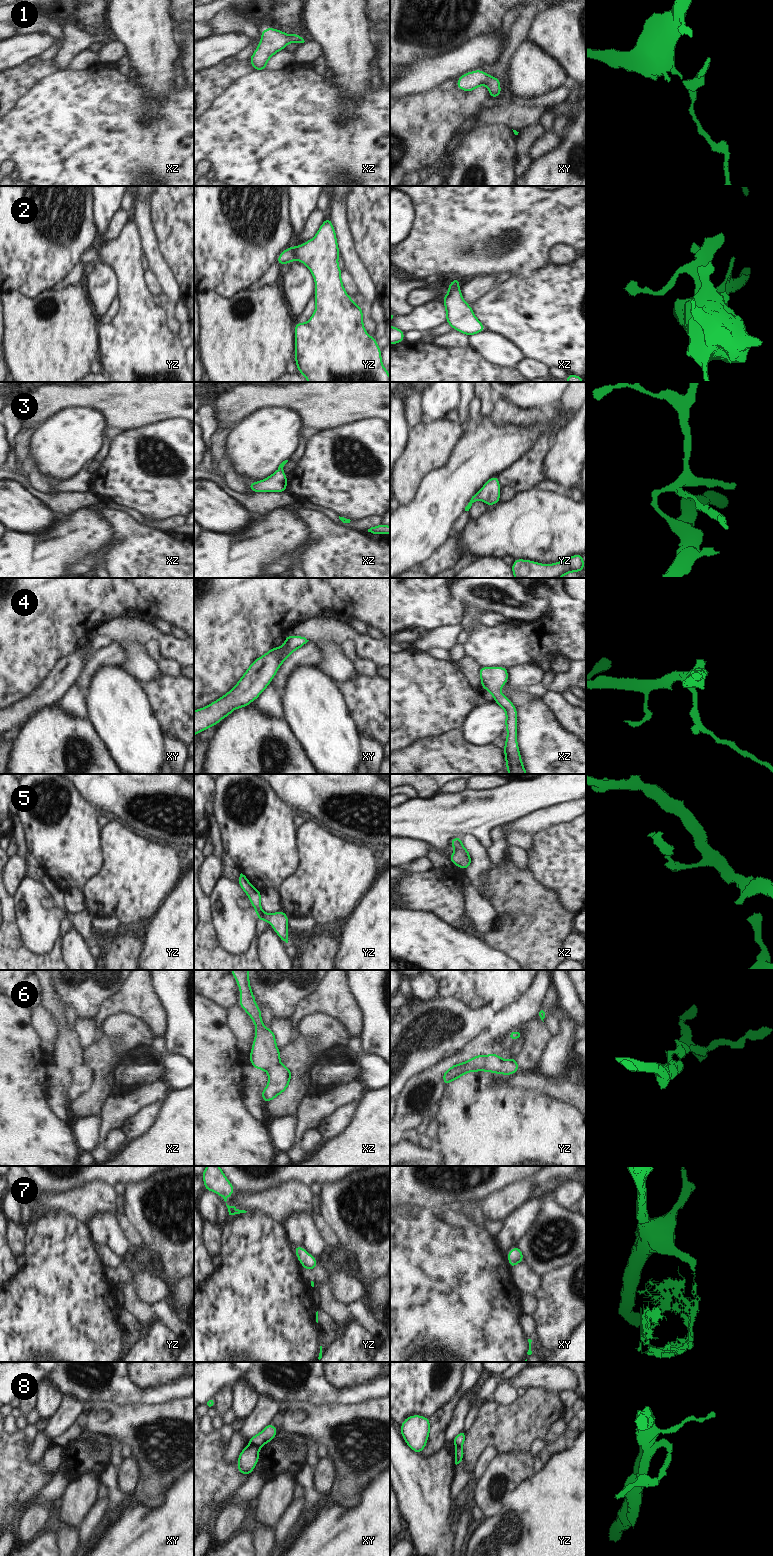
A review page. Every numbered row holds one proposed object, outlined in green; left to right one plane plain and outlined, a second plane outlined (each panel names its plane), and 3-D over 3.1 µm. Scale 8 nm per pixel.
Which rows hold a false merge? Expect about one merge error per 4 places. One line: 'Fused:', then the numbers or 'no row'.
Fused: 7, 8

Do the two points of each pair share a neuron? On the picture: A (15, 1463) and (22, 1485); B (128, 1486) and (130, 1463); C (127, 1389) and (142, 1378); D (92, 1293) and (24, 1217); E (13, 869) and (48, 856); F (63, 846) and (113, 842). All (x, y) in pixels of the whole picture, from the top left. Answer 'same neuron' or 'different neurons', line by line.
A: same neuron
B: same neuron
C: different neurons
D: different neurons
E: different neurons
F: different neurons

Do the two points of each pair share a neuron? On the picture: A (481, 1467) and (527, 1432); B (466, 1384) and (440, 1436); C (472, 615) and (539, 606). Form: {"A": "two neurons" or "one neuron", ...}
{"A": "two neurons", "B": "one neuron", "C": "one neuron"}

